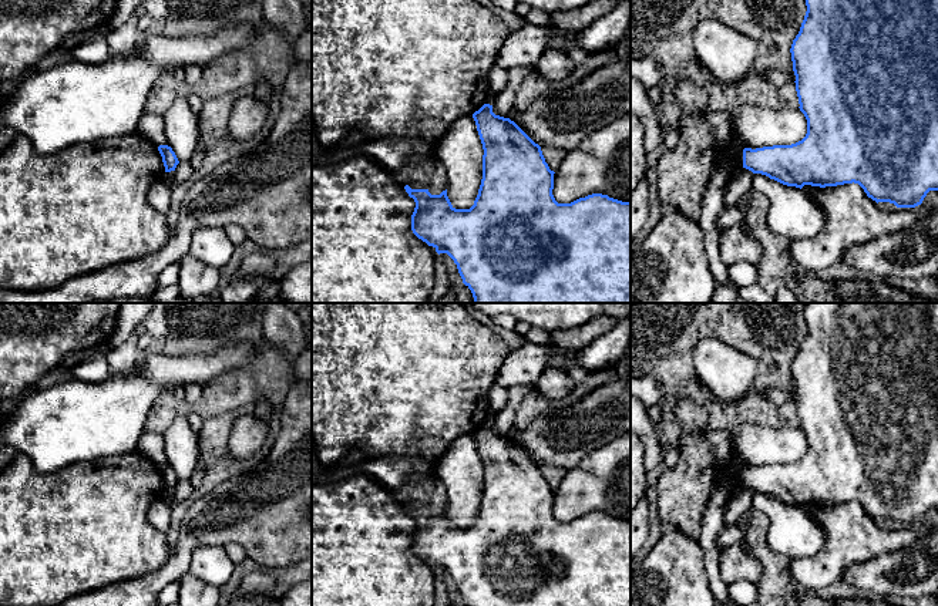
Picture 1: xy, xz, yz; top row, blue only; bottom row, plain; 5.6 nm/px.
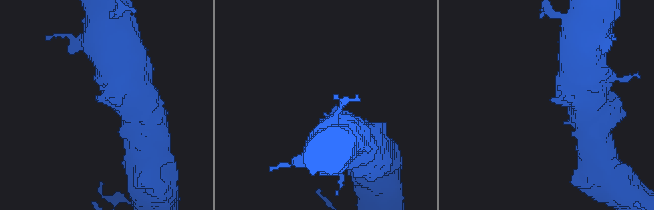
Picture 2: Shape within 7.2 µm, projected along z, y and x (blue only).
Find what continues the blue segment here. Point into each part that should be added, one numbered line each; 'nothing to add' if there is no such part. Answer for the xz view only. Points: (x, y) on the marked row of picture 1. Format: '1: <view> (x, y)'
nothing to add

